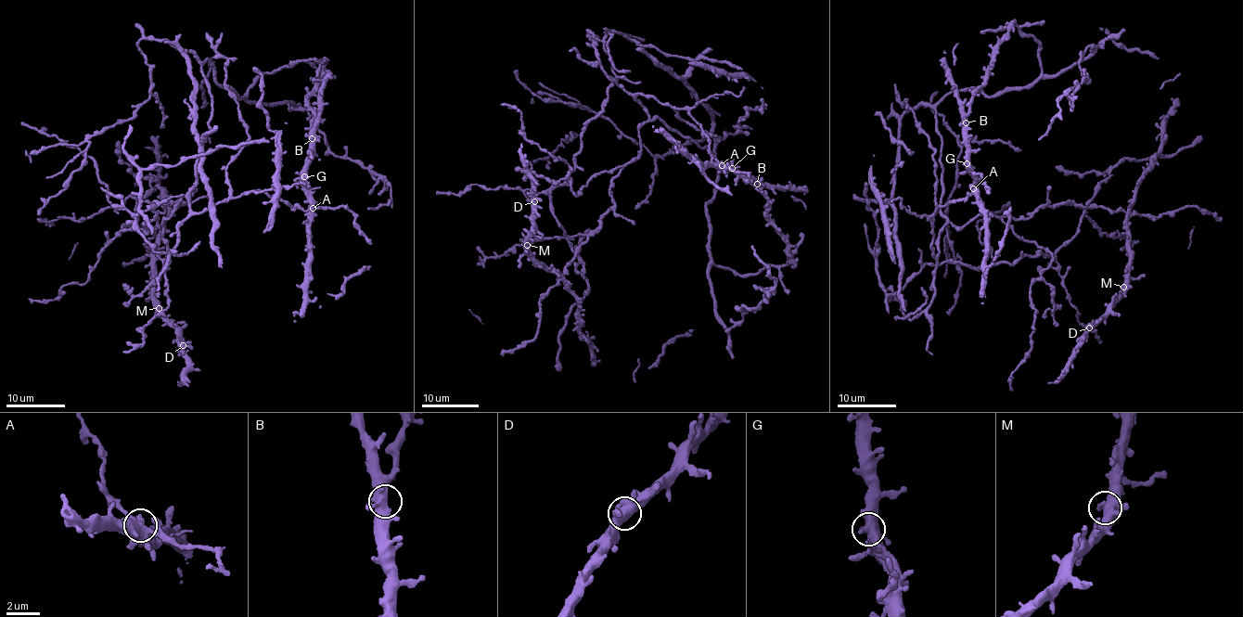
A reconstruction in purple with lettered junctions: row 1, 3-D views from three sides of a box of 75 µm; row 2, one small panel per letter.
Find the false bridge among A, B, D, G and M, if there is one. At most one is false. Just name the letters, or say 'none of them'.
none of them

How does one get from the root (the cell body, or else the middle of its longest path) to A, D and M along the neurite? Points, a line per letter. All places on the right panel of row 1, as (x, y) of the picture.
A: (941, 184), (941, 214), (947, 223), (933, 255), (931, 215), (940, 205), (967, 198), (974, 187)
D: (941, 184), (941, 213), (956, 226), (986, 212), (1026, 218), (1066, 202), (1134, 214), (1127, 289), (1089, 327)
M: (941, 184), (941, 213), (956, 226), (986, 212), (1026, 218), (1066, 202), (1133, 213), (1123, 287)

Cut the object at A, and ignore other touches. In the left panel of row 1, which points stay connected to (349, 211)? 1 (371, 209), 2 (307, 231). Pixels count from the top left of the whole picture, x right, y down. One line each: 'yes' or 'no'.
1: no
2: no

